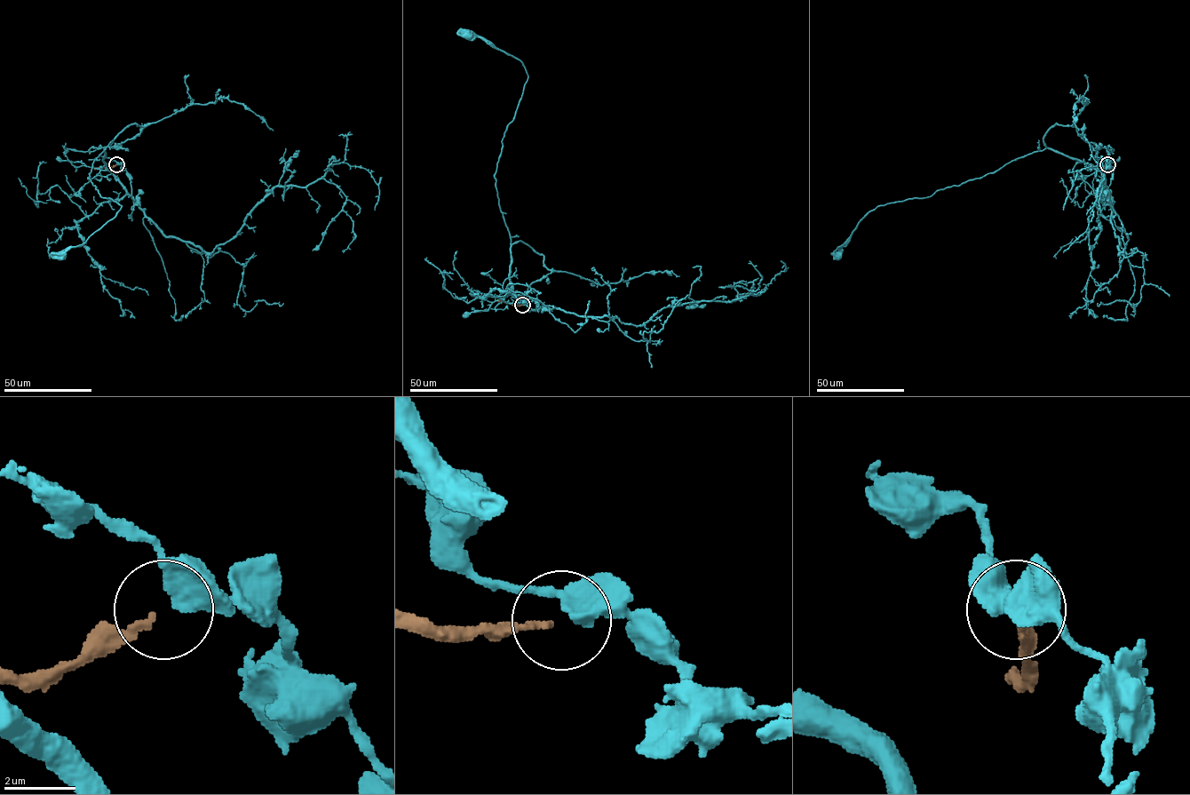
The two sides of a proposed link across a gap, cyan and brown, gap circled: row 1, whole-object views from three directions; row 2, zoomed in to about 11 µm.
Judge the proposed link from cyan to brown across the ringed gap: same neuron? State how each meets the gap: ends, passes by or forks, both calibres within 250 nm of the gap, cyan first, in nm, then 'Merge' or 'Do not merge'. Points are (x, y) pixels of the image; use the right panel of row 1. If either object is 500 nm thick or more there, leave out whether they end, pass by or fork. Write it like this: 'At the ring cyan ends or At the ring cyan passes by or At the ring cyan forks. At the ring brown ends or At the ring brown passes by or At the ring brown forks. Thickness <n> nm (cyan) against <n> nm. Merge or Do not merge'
Thickness 550 nm (cyan) against 150 nm. Do not merge

